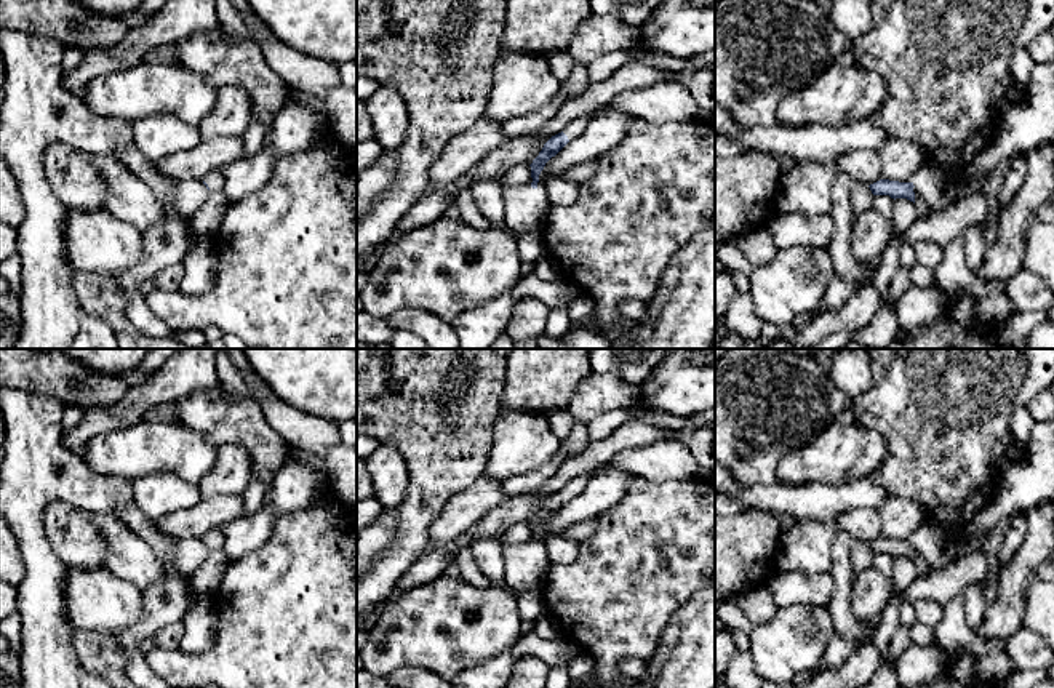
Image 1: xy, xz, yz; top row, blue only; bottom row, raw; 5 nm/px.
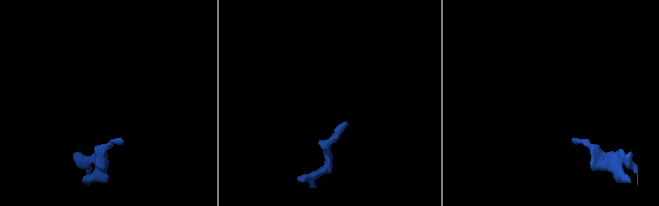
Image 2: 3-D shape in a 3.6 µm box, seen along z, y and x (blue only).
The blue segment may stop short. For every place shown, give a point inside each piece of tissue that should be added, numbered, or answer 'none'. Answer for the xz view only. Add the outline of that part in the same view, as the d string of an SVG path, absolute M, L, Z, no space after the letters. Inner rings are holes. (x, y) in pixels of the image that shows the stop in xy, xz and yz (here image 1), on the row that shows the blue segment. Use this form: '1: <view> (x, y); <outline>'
1: xz (576, 127); M611 104L609 106L605 106L605 107L598 107L595 109L593 112L587 114L587 115L582 115L576 120L573 120L571 123L568 123L563 130L563 133L568 136L569 141L576 139L577 136L582 134L582 131L585 130L589 120L597 114L597 112L603 112L603 110L608 110L608 109L613 109Z

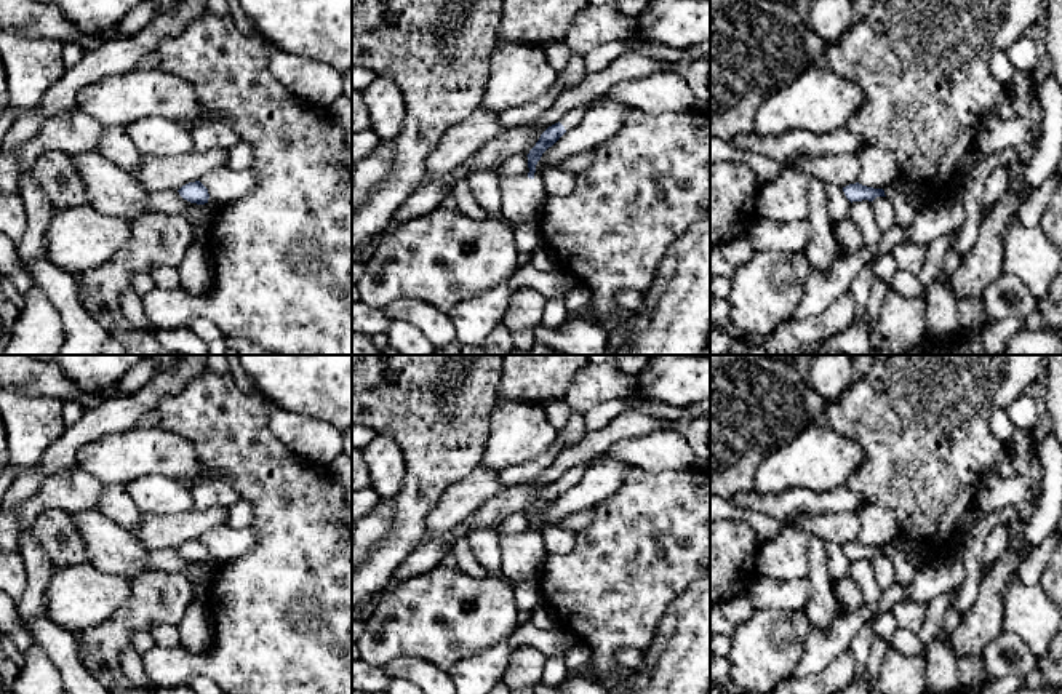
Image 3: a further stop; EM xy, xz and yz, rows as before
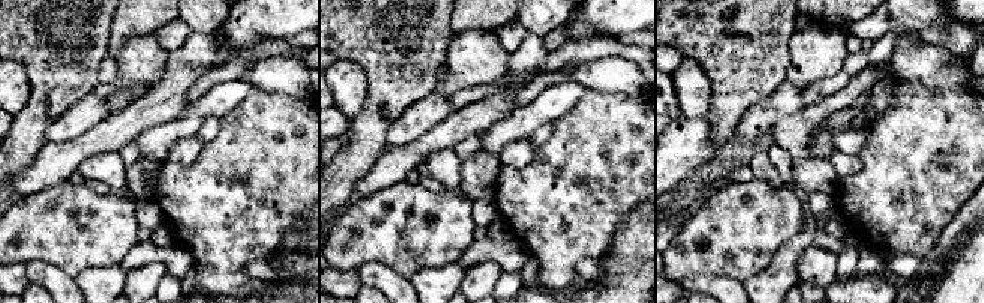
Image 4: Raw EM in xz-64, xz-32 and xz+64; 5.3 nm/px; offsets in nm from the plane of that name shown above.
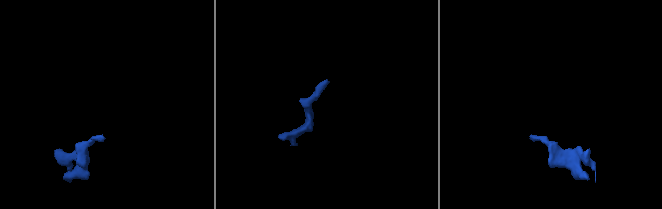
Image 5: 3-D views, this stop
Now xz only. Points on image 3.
1: xz (573, 117); M608 94L606 96L601 96L601 98L595 98L592 99L590 102L584 104L584 106L579 106L573 110L569 110L568 114L565 114L560 120L560 123L565 126L566 131L573 130L574 126L579 125L579 122L582 120L585 110L593 104L593 102L600 102L600 101L605 101L605 99L609 99Z

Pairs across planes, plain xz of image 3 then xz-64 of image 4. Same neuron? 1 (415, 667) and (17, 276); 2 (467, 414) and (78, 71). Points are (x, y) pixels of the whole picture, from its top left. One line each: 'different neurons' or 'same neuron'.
1: different neurons
2: same neuron

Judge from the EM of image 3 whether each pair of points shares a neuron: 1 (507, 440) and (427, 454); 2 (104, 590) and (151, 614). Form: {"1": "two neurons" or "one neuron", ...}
{"1": "two neurons", "2": "two neurons"}

